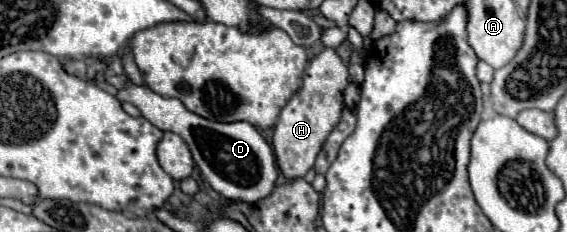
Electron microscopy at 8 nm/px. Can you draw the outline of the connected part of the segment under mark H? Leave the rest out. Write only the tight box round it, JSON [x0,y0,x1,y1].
[273,48,349,180]

